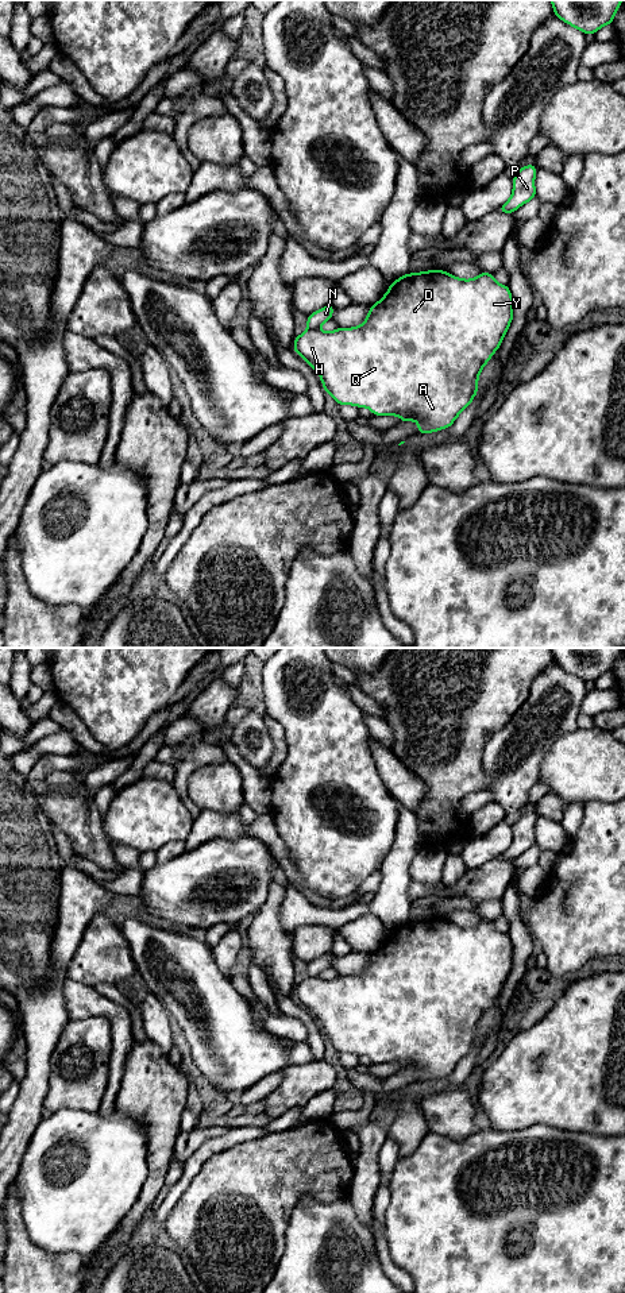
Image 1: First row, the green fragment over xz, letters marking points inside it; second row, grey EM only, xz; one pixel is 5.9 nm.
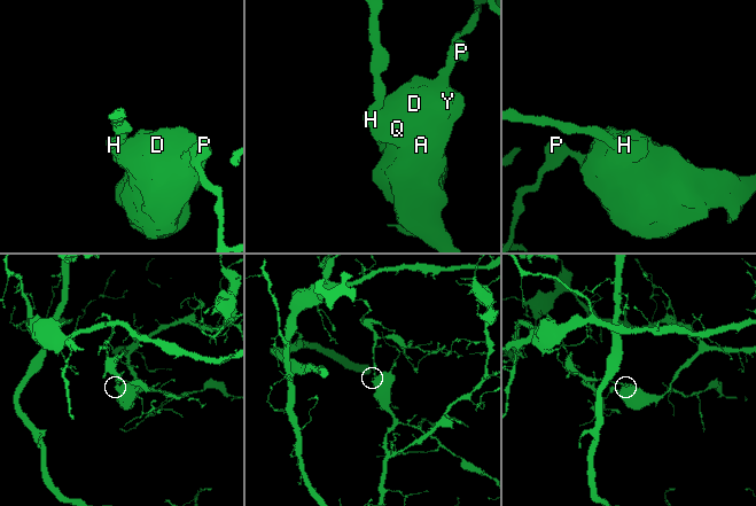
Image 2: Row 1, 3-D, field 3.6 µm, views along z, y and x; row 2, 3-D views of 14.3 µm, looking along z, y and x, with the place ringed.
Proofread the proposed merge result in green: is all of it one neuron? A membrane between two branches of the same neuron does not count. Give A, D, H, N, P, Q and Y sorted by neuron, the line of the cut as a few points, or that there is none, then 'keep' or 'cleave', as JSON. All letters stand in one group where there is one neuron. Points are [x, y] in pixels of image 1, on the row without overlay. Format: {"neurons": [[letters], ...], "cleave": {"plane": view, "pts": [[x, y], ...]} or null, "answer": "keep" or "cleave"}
{"neurons": [["A", "D", "H", "P", "Q", "Y"], ["N"]], "cleave": {"plane": "xz", "pts": [[308, 975], [317, 976]]}, "answer": "cleave"}

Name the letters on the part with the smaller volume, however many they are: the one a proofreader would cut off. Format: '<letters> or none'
N

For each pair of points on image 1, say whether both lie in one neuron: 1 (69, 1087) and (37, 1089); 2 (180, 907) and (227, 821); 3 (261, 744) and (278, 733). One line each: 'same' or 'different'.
1: different
2: different
3: different

